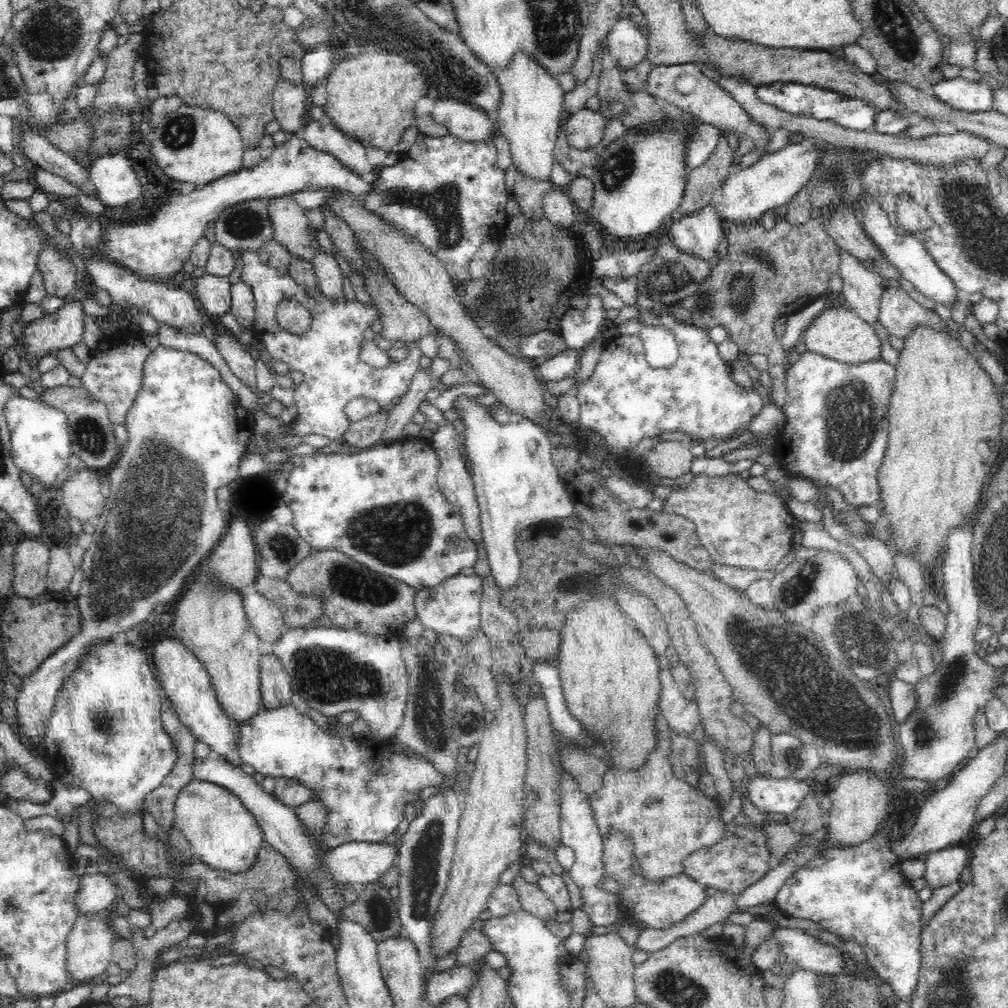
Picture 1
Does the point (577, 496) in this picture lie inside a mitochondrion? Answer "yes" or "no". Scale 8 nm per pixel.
no

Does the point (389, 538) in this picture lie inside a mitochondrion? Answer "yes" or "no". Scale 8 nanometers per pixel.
yes

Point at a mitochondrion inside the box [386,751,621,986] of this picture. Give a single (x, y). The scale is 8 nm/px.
(426, 853)

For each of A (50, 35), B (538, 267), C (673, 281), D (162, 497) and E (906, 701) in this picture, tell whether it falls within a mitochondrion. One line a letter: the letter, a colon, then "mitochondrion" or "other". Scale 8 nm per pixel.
A: mitochondrion
B: mitochondrion
C: mitochondrion
D: mitochondrion
E: mitochondrion

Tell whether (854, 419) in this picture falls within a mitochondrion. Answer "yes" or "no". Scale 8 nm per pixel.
yes

